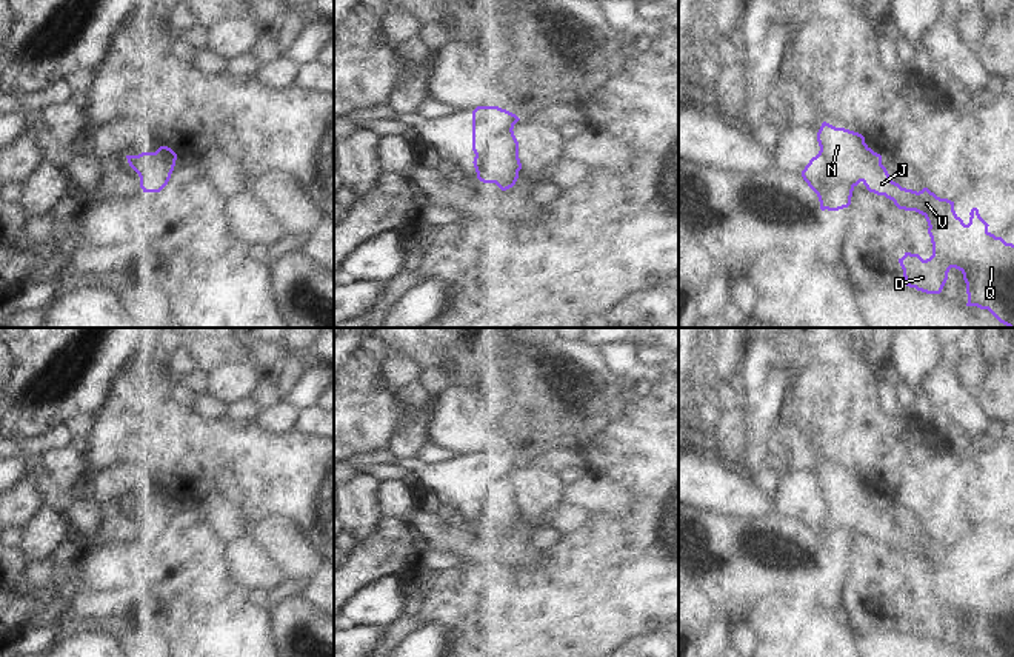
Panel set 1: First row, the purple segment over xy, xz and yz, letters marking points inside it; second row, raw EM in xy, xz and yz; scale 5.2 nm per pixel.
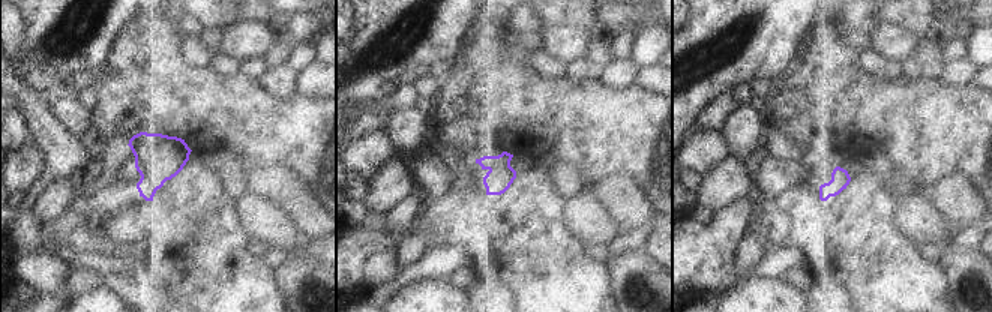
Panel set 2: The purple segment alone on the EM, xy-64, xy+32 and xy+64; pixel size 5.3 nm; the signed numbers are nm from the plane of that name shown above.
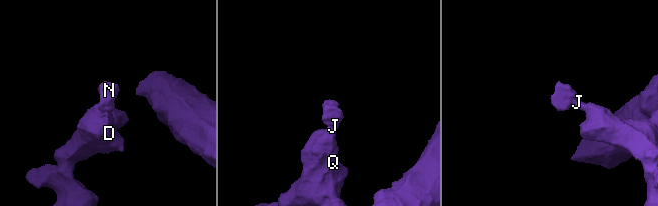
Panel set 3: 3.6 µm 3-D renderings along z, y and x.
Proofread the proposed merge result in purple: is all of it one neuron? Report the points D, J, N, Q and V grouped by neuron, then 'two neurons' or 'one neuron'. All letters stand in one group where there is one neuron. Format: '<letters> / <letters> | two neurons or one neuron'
D J N Q V | one neuron

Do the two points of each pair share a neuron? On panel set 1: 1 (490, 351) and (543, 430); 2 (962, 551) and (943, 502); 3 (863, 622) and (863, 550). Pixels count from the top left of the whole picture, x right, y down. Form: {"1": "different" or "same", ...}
{"1": "same", "2": "different", "3": "same"}

